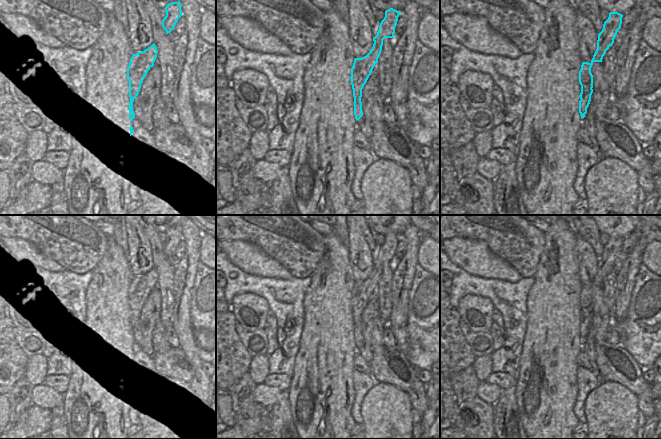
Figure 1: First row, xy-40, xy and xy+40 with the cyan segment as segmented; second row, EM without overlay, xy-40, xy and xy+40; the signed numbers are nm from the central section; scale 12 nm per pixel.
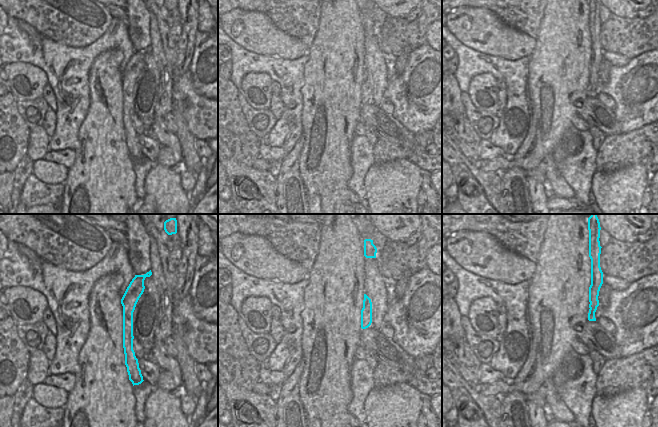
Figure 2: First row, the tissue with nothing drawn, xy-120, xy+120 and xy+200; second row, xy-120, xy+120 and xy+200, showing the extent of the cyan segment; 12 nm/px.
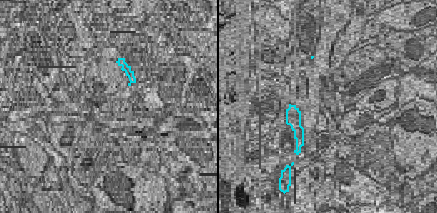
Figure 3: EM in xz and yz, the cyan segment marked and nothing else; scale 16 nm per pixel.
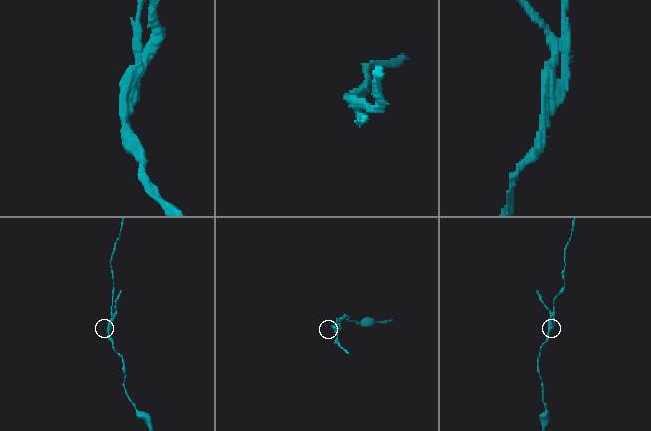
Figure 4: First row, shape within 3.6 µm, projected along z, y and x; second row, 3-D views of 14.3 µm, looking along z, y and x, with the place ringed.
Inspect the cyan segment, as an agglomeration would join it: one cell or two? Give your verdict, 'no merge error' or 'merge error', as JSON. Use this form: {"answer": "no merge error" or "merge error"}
{"answer": "merge error"}

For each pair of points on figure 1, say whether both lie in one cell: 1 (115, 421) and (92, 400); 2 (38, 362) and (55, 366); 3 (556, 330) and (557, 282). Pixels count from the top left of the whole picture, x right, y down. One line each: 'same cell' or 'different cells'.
1: same cell
2: different cells
3: same cell

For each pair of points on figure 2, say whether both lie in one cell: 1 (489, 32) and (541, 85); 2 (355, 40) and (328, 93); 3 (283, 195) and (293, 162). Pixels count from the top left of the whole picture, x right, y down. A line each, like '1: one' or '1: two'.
1: two
2: one
3: one

